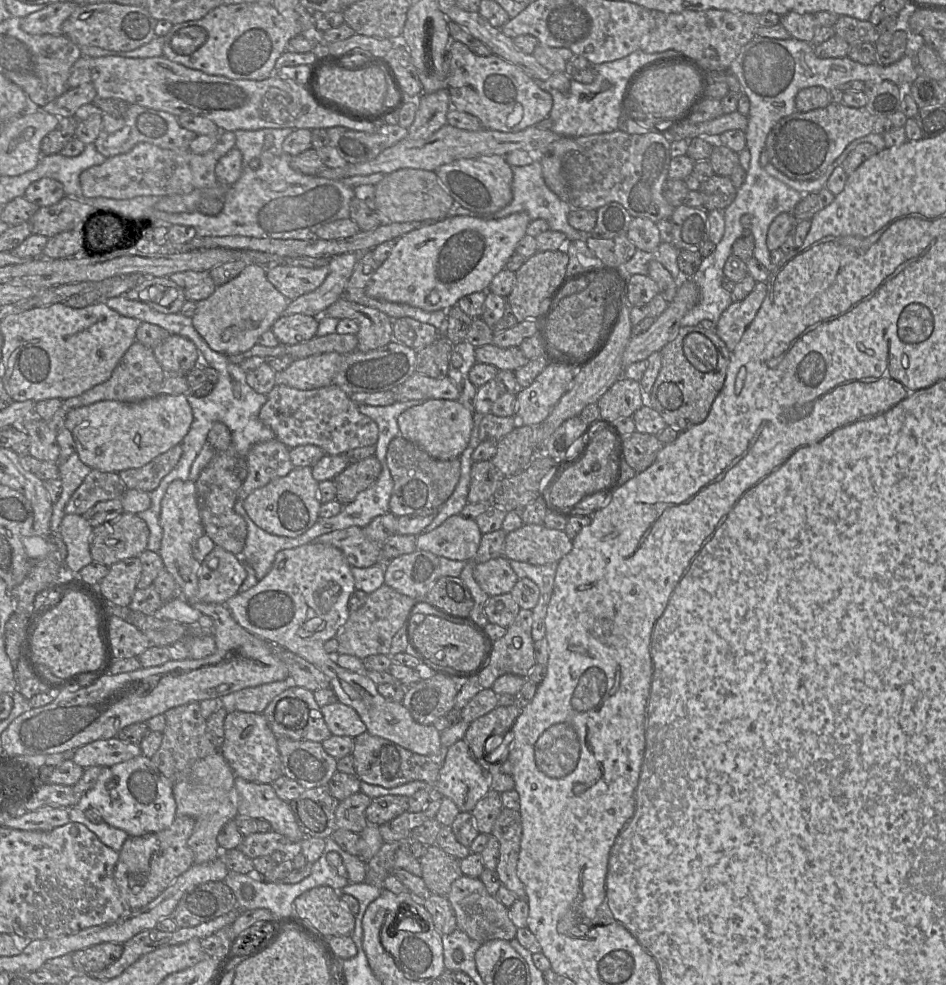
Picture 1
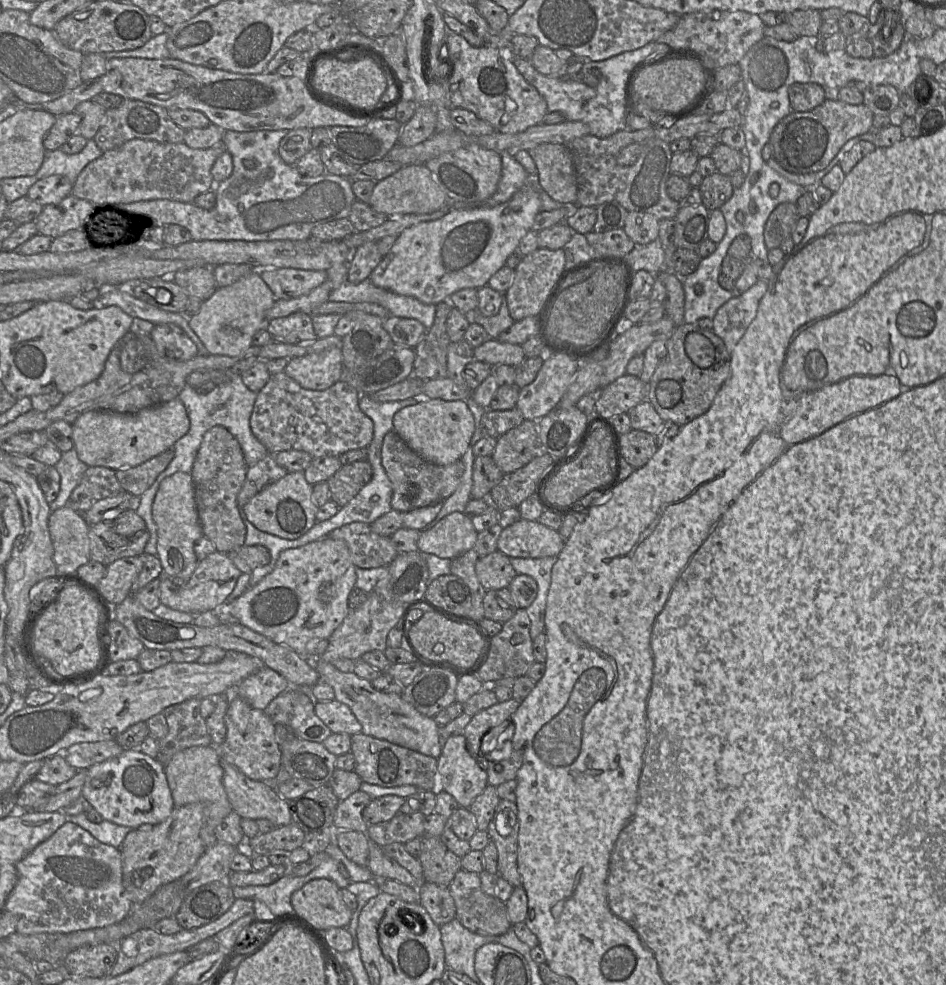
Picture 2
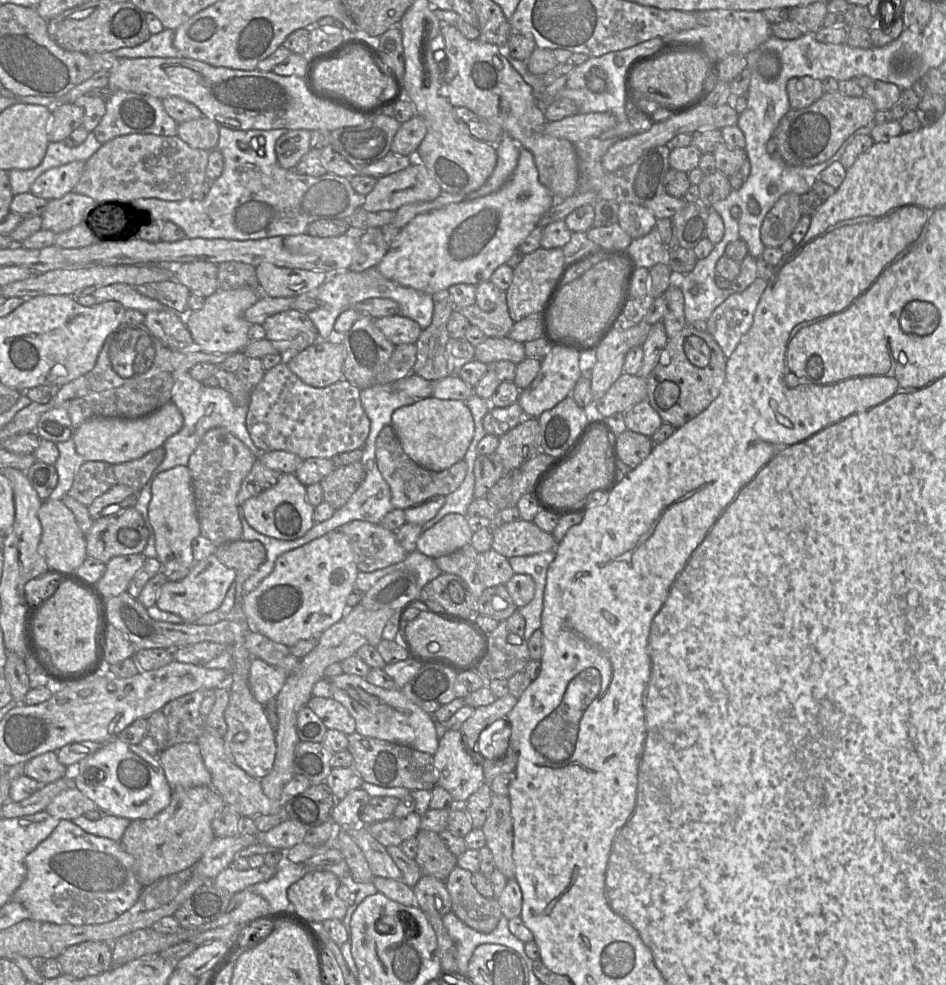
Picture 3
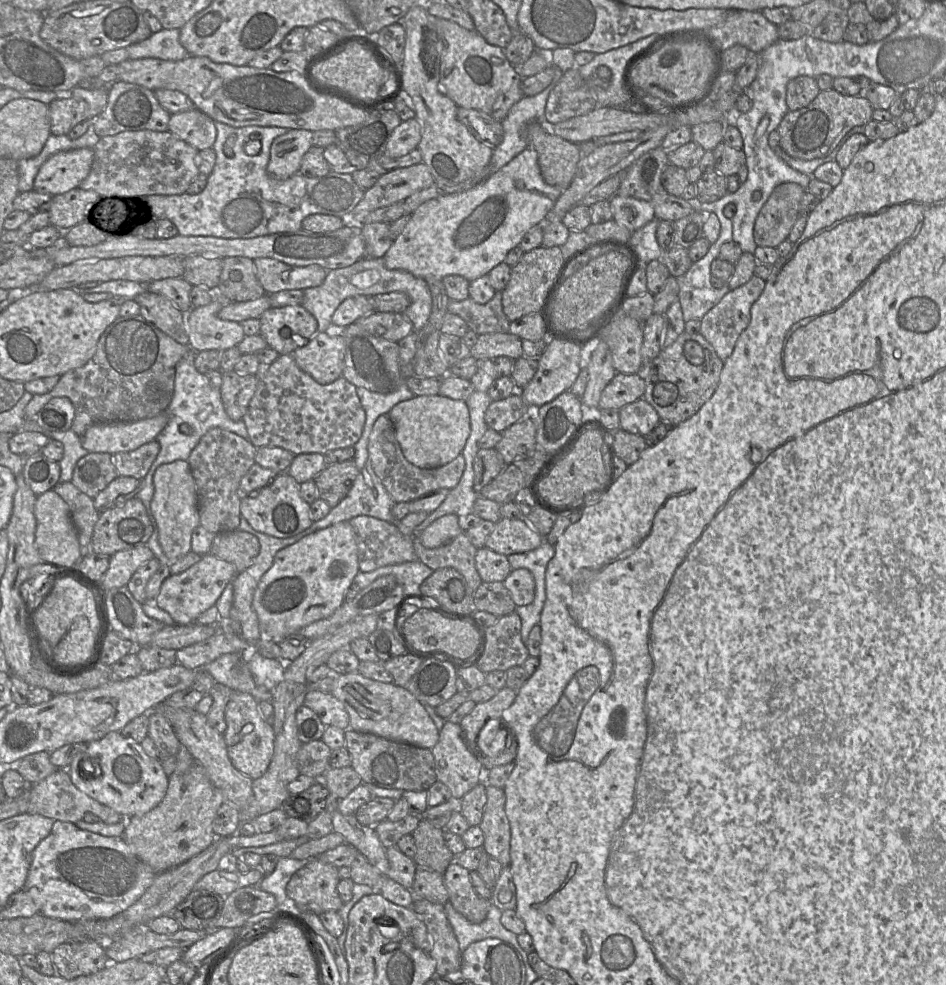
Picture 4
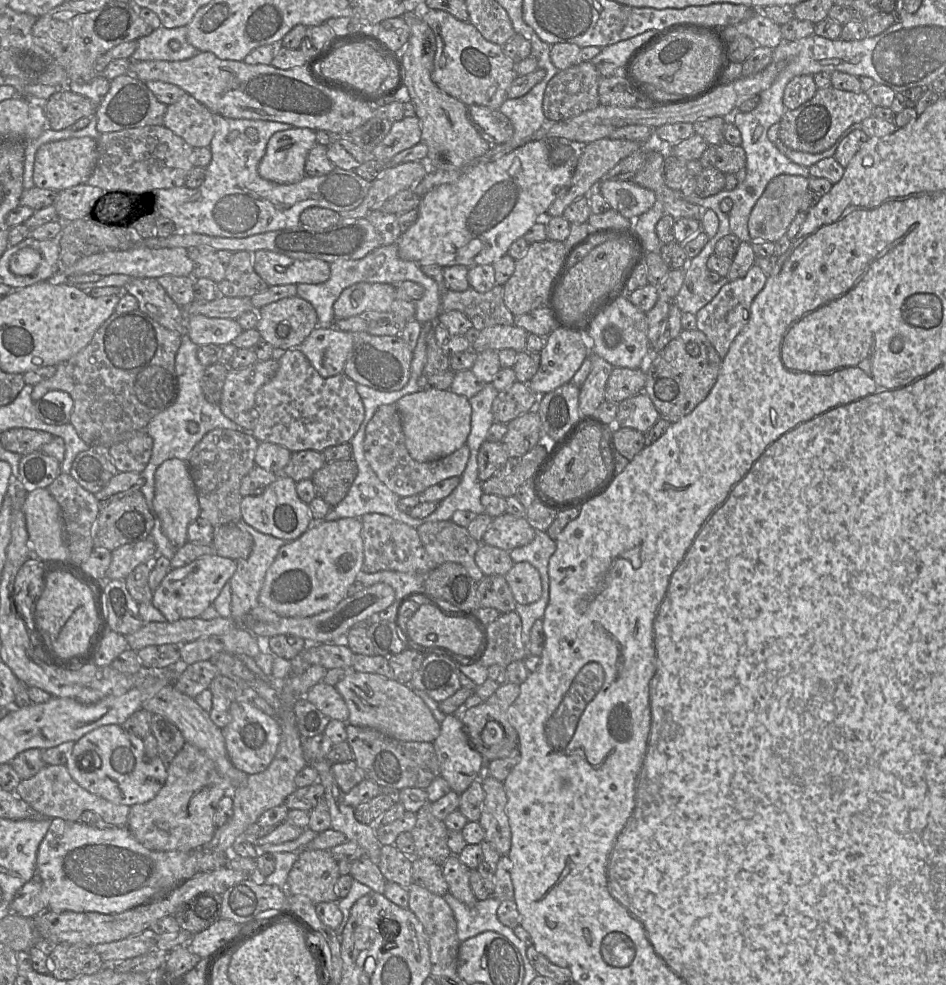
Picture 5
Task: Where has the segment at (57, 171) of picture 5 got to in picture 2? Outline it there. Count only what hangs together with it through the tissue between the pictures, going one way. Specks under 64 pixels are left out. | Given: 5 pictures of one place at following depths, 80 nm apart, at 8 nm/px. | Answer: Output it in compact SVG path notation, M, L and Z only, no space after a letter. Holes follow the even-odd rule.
M52 175L35 182L28 190L27 197L32 201L46 206L59 203L72 194L74 184L65 176Z

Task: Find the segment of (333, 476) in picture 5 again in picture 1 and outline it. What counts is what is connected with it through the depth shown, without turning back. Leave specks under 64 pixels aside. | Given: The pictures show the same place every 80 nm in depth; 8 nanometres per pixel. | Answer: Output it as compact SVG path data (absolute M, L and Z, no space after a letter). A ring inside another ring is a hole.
M370 456L348 466L334 479L336 498L346 505L356 498L363 490L372 485L379 477L382 466L375 456Z

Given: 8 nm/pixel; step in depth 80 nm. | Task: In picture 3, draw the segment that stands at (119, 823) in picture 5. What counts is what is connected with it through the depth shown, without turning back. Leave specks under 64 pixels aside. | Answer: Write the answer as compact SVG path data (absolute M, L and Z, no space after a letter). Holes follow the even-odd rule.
M77 787L69 788L48 804L45 811L59 820L73 820L89 811L100 811L99 807L87 798Z

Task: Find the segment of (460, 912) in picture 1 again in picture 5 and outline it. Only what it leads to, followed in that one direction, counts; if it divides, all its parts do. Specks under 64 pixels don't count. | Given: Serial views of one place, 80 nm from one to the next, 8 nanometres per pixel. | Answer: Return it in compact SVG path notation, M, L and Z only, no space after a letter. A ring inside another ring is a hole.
M451 854L442 865L448 891L460 902L474 906L478 901L470 886L470 869L458 855Z

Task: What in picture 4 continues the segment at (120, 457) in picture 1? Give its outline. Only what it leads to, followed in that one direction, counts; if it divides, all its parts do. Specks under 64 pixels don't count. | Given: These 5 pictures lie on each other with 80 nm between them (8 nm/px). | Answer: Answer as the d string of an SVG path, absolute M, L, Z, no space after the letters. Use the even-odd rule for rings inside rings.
M161 412L155 417L135 422L96 423L86 430L81 437L81 443L88 452L105 452L113 455L132 451L156 440L168 420L167 412Z

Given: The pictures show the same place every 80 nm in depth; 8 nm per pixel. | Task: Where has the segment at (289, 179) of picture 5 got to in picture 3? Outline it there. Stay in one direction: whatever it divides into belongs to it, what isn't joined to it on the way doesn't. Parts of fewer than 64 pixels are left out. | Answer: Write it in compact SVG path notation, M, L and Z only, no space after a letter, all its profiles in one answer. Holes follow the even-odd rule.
M306 129L288 130L275 143L279 165L287 170L295 170L300 159L311 149L311 131Z

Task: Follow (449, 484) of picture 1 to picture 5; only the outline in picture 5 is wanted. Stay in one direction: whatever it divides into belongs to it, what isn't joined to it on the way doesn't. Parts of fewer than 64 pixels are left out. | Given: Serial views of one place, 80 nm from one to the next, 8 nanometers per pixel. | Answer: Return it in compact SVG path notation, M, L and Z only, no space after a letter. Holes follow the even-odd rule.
M395 404L381 405L375 411L365 429L364 455L377 477L400 497L419 494L428 487L450 477L461 477L470 456L467 444L448 456L430 461L414 460L405 445L400 413Z

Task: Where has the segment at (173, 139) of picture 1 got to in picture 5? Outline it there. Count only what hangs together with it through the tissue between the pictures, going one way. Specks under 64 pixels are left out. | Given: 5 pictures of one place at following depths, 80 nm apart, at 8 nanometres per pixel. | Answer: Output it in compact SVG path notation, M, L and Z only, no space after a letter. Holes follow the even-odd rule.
M129 73L120 75L110 80L110 89L96 109L97 131L101 134L150 125L163 125L166 109L167 105L160 102L144 82Z

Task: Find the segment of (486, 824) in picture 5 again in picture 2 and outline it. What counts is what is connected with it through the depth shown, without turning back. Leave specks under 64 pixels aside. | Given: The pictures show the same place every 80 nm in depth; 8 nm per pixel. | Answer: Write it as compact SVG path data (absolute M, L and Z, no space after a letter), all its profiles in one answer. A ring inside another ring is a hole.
M500 799L486 832L497 848L497 874L513 887L522 886L517 865L518 831L519 819L515 802Z

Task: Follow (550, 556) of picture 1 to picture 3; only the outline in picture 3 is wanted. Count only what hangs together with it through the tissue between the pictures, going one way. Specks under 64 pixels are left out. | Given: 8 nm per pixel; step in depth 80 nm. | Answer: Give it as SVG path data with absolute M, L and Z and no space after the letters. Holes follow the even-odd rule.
M520 519L500 525L491 549L508 559L555 550L556 546L552 533L543 531L533 521Z

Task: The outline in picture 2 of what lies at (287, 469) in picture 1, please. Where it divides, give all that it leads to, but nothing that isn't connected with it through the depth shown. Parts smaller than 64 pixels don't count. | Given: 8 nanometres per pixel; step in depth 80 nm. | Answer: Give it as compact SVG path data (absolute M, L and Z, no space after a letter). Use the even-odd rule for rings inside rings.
M268 454L248 468L246 479L237 496L238 505L244 506L255 494L267 485L284 477L288 471L277 464L272 454Z

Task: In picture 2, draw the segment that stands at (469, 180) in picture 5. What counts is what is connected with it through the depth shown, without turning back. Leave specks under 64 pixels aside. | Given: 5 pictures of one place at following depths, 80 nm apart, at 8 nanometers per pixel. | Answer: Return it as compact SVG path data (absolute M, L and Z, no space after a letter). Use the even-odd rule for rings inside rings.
M526 150L513 153L528 174L528 183L517 191L510 200L497 206L472 206L451 209L443 217L420 222L403 230L386 256L372 271L369 279L380 288L399 295L411 296L425 304L438 304L456 291L464 288L481 288L488 285L492 275L506 265L507 258L518 250L520 240L532 229L536 215L541 211L541 198L537 167Z

